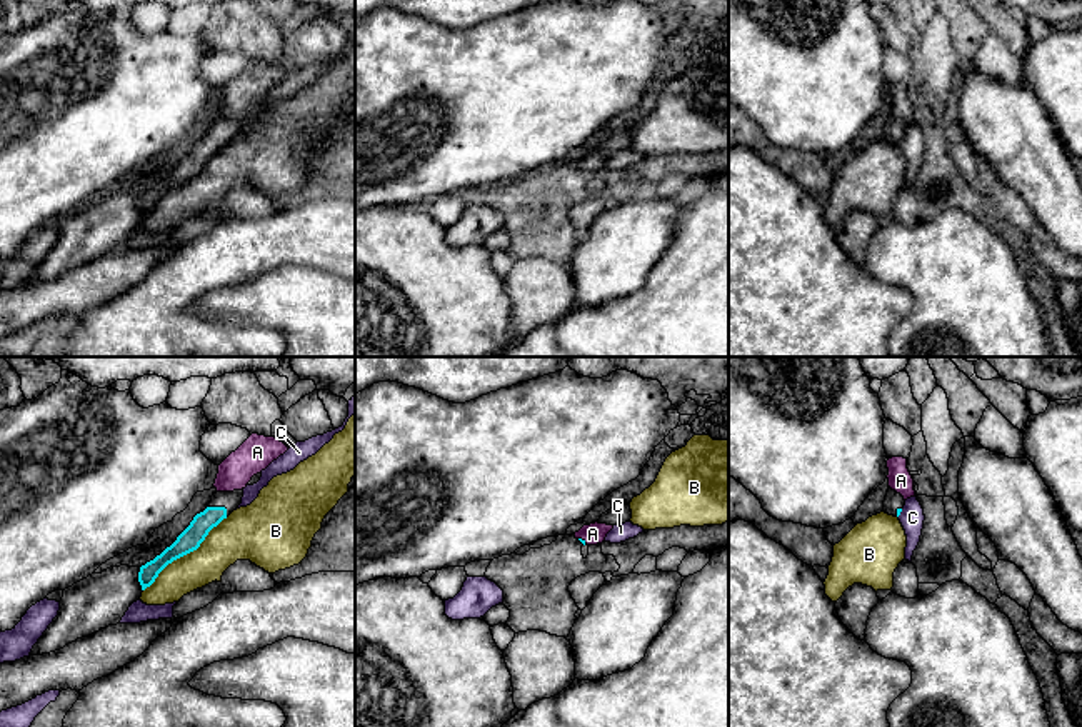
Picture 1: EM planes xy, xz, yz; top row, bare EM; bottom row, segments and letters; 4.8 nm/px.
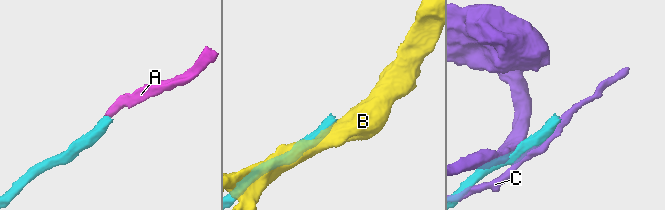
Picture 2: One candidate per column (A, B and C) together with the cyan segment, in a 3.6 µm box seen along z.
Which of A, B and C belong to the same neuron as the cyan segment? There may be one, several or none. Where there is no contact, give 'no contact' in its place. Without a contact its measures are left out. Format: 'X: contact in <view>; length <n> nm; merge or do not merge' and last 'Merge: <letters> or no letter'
A: contact in xz; length 50 nm; merge
B: contact in xy; length 550 nm; do not merge
C: contact in yz; length 50 nm; do not merge
Merge: A

